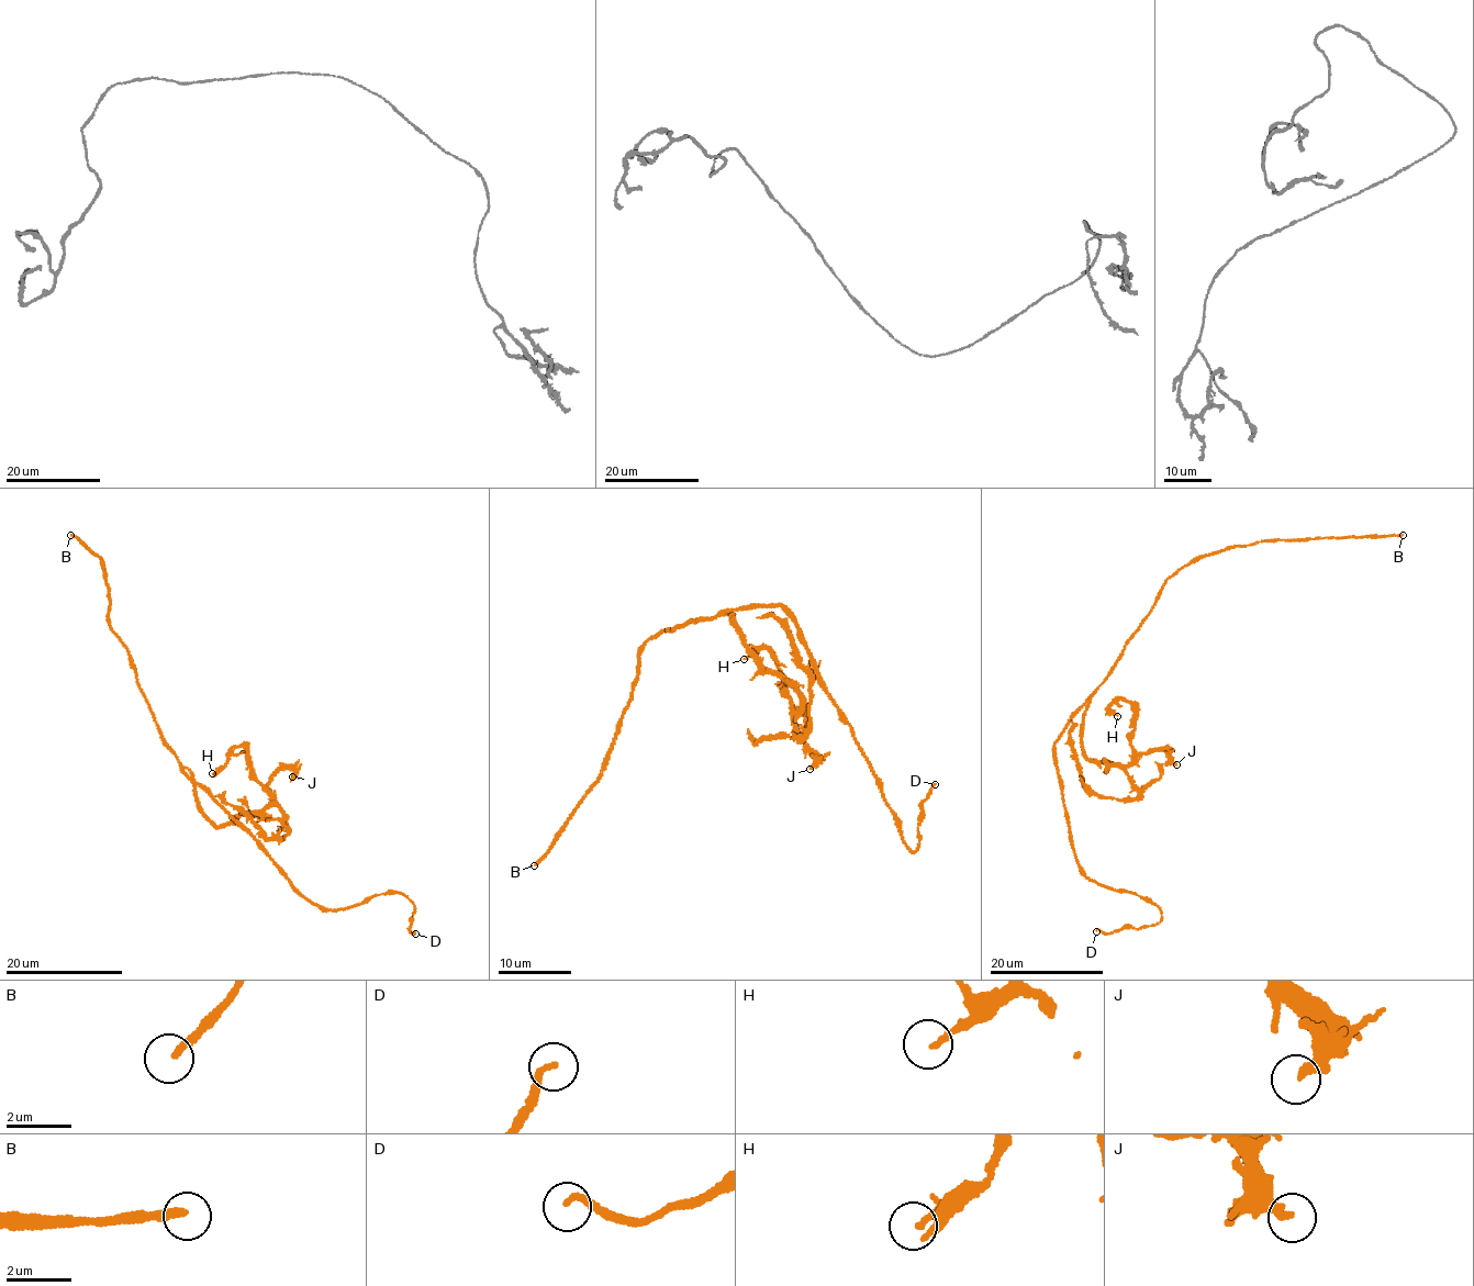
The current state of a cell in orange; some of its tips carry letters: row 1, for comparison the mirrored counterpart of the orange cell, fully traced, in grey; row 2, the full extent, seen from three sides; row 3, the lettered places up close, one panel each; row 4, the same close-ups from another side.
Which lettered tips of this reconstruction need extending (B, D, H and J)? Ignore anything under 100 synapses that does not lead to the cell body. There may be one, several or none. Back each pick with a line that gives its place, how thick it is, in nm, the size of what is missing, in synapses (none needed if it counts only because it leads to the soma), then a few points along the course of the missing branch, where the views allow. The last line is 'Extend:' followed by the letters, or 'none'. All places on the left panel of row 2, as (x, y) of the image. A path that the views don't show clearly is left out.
B: (70, 535) | 240 nm | 200 syn
Extend: B

